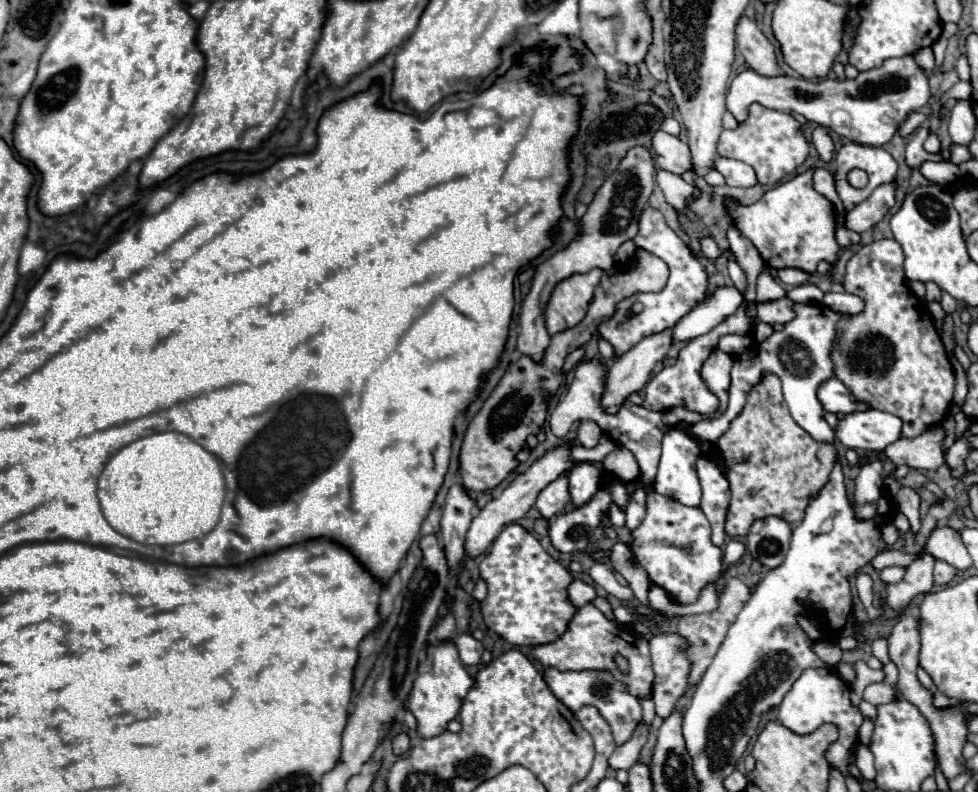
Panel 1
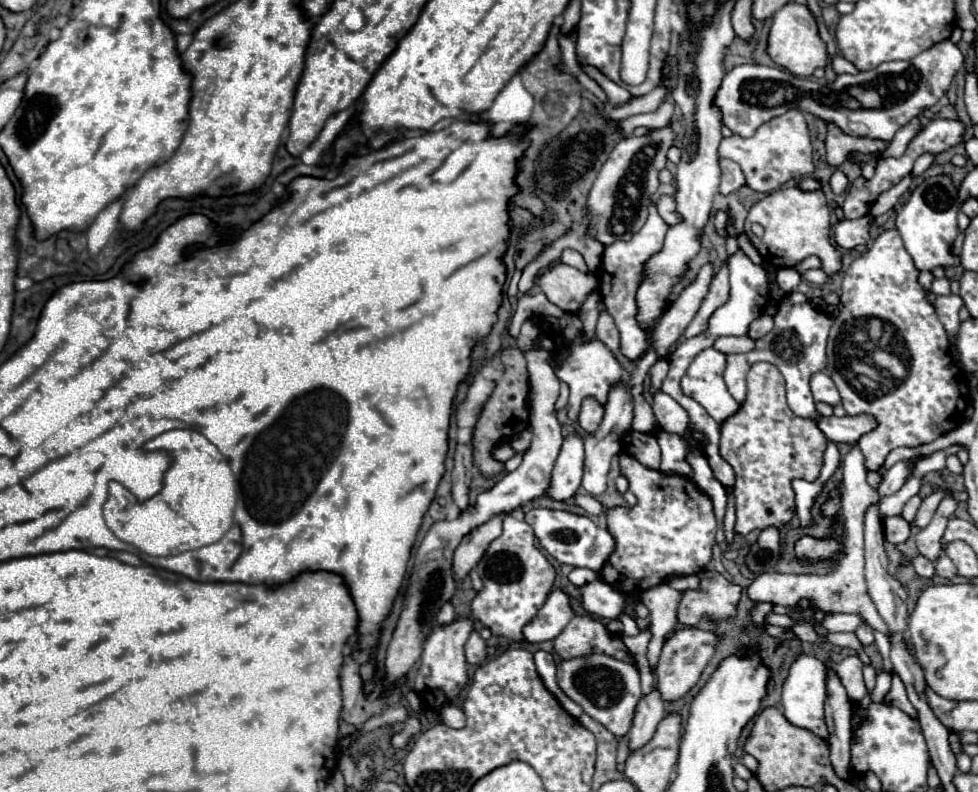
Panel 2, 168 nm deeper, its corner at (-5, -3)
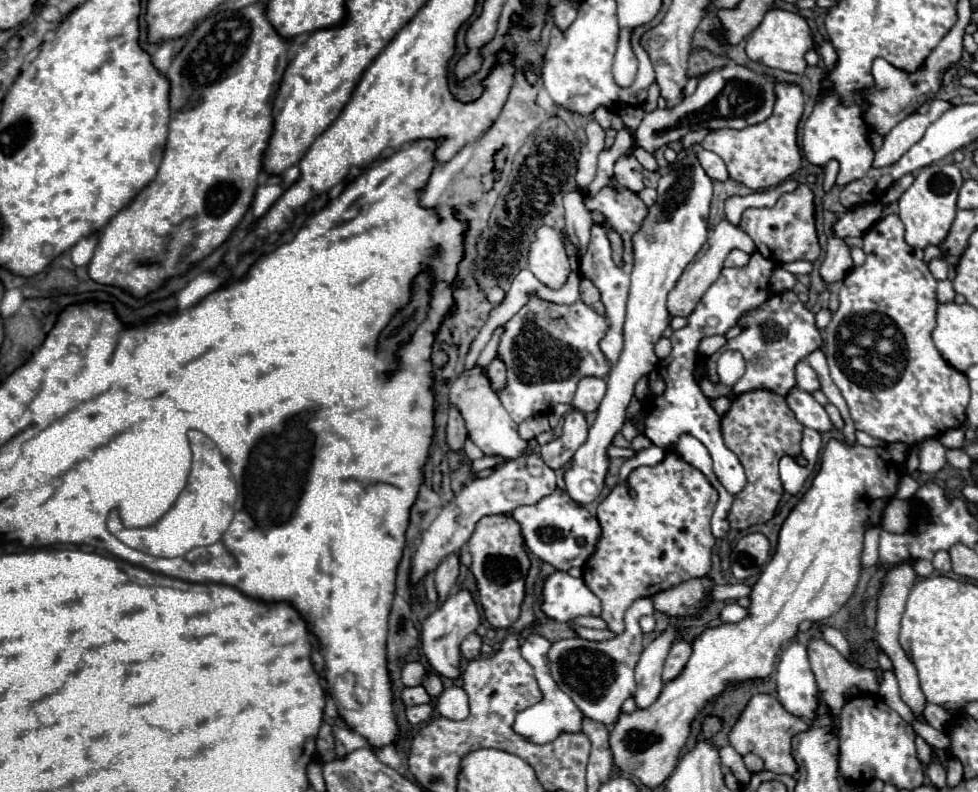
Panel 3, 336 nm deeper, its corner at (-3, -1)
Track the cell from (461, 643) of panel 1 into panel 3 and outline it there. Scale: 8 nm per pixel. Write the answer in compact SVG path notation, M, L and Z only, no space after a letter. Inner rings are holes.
M477 633L467 635L467 637L463 639L463 643L461 643L461 655L463 655L465 659L473 659L473 657L477 657L479 653L481 653L481 637L479 637Z

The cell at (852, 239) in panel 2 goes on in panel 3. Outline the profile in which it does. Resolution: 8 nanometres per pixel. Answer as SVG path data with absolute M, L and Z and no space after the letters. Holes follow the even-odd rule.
M829 237L827 243L827 253L825 259L821 261L819 275L823 283L837 283L847 277L847 273L853 269L853 261L849 257L849 247L845 245L843 239Z

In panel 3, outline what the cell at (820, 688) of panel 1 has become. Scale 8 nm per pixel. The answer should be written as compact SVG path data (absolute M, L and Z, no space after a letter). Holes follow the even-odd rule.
M791 641L787 649L783 649L777 663L777 695L783 707L811 721L819 701L819 689L809 667L809 657L805 645L799 641Z

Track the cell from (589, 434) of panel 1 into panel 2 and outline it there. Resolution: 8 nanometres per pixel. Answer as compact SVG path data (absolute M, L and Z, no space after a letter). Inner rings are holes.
M585 399L581 413L579 413L579 425L585 433L595 433L603 421L603 407L595 403L595 399Z

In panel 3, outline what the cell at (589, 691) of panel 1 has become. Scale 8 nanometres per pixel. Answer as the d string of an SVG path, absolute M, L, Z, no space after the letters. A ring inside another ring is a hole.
M649 597L637 599L625 613L625 631L613 639L605 641L587 641L579 637L559 639L551 645L547 659L551 667L551 675L557 681L559 689L567 693L573 703L581 709L581 713L589 719L601 721L605 725L613 725L621 713L621 705L627 697L635 693L635 665L637 657L643 651L643 633L639 627L639 619L643 615L653 615L653 601Z

